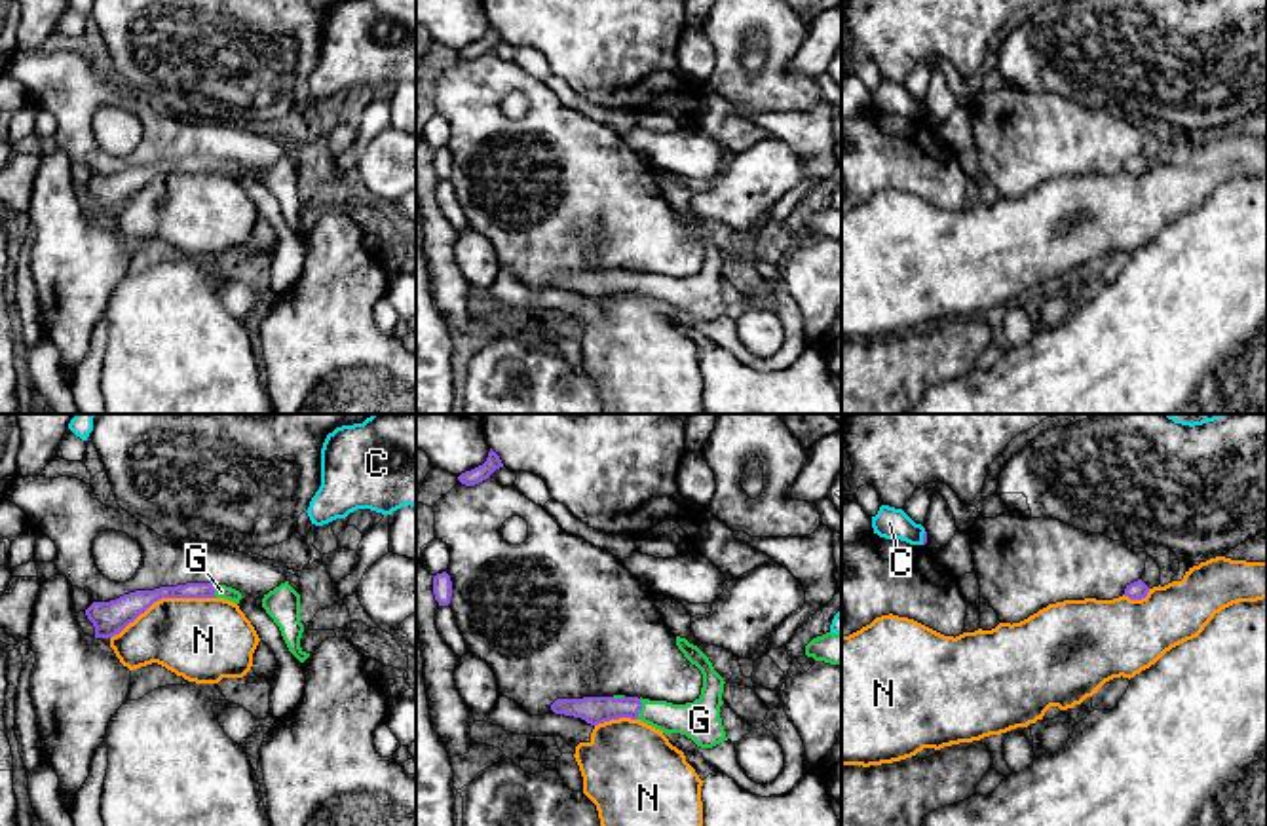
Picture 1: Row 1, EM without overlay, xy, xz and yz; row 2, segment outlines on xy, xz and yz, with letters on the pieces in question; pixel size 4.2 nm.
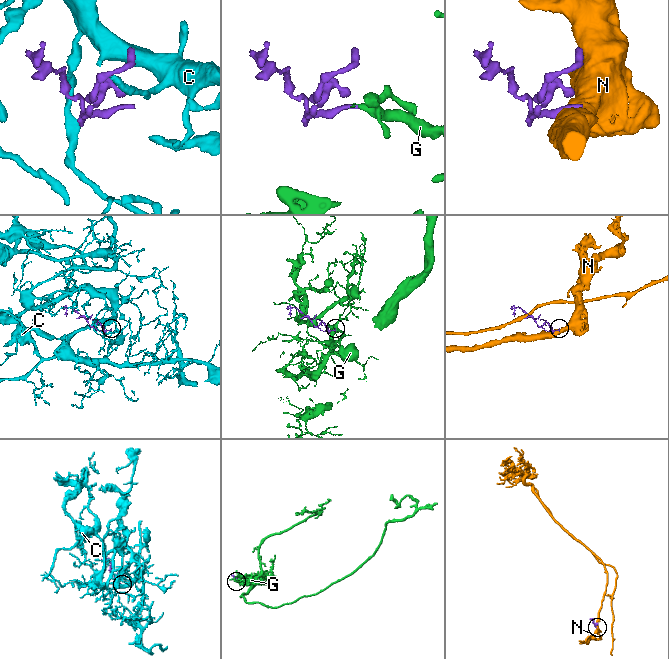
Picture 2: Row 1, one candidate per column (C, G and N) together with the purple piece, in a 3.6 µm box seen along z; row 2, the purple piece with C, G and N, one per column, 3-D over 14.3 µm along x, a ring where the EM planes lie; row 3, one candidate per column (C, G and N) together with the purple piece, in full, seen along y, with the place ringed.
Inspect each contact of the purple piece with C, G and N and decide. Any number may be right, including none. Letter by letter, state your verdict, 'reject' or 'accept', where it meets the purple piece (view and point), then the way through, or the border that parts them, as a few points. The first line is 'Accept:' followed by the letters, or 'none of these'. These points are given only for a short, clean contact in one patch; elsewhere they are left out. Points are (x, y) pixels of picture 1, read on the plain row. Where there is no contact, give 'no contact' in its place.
Accept: G
C: reject; contact yz (924, 112); border yz (926, 107), (922, 118)
G: accept; contact xz (641, 281); way xz (595, 285), (641, 281), (669, 293), (698, 295)
N: reject; contact xy (162, 171); border xy (215, 171), (162, 171), (111, 213)

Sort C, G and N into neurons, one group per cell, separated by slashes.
C / G / N

